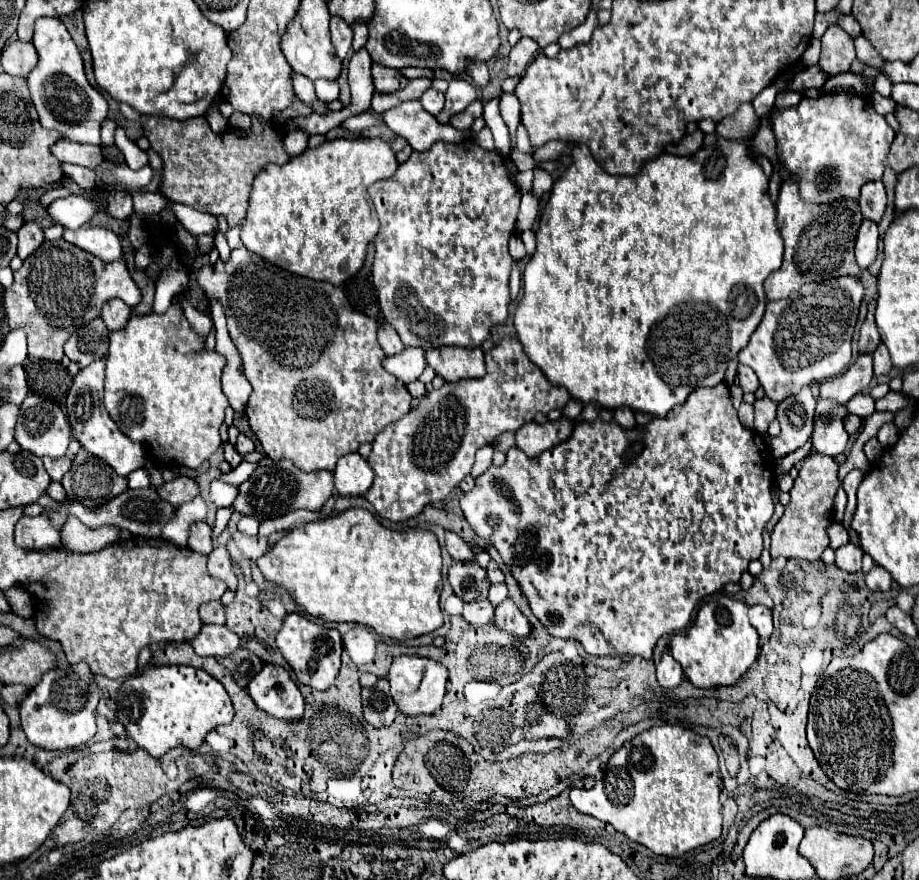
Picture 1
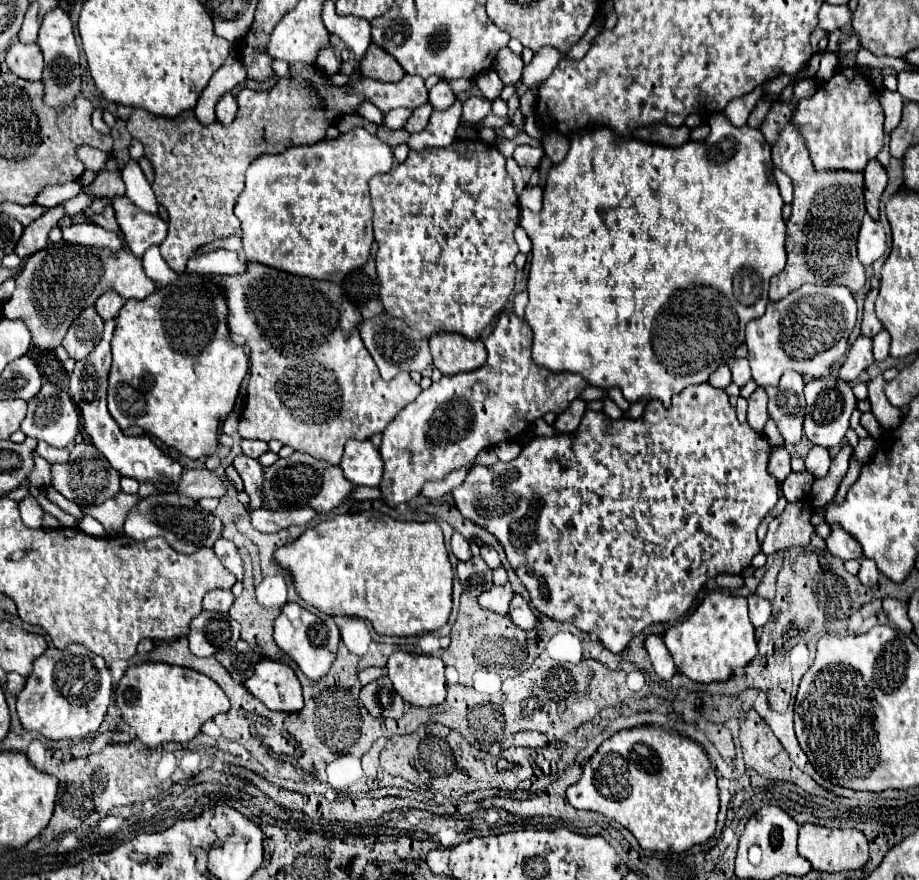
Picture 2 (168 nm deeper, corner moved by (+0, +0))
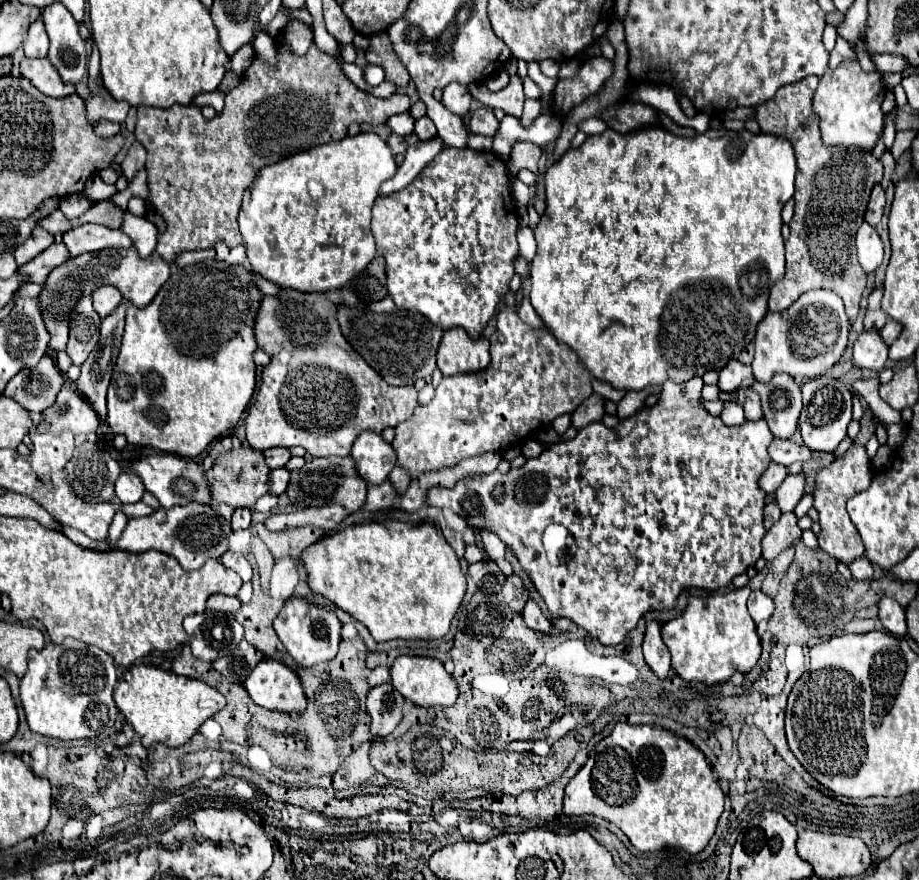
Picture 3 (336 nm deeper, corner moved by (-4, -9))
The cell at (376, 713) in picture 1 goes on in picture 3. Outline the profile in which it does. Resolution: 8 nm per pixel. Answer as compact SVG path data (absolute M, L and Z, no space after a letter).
M387 682L371 688L367 694L367 710L371 714L371 734L387 736L401 720L405 698Z

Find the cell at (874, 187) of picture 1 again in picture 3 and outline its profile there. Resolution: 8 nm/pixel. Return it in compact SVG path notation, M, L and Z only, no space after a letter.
M877 184L871 192L869 204L867 204L867 212L865 212L865 222L871 226L877 226L881 222L883 216L883 206L885 206L885 192L881 188L881 184Z

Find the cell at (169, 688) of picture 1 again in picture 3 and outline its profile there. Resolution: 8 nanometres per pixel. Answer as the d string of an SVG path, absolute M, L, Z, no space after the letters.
M135 662L123 672L115 686L113 698L121 714L139 734L145 748L159 742L169 748L183 746L207 718L225 706L225 696L217 688L143 662Z

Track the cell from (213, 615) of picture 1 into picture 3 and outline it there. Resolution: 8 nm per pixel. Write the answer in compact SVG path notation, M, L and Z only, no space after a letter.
M213 594L207 600L207 610L219 610L219 612L237 612L241 608L241 602L237 596L221 596Z

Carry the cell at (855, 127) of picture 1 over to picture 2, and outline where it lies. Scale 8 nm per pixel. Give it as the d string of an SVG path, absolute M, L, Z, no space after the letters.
M855 67L839 69L823 83L813 97L801 99L791 113L791 123L799 129L813 167L821 171L851 171L861 173L865 165L883 149L883 111L875 89Z

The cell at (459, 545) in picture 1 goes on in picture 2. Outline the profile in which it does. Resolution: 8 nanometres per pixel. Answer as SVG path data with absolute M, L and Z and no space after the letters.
M453 533L453 537L451 537L451 549L453 549L453 555L455 555L459 561L469 561L469 559L471 559L469 541L467 541L461 533Z

